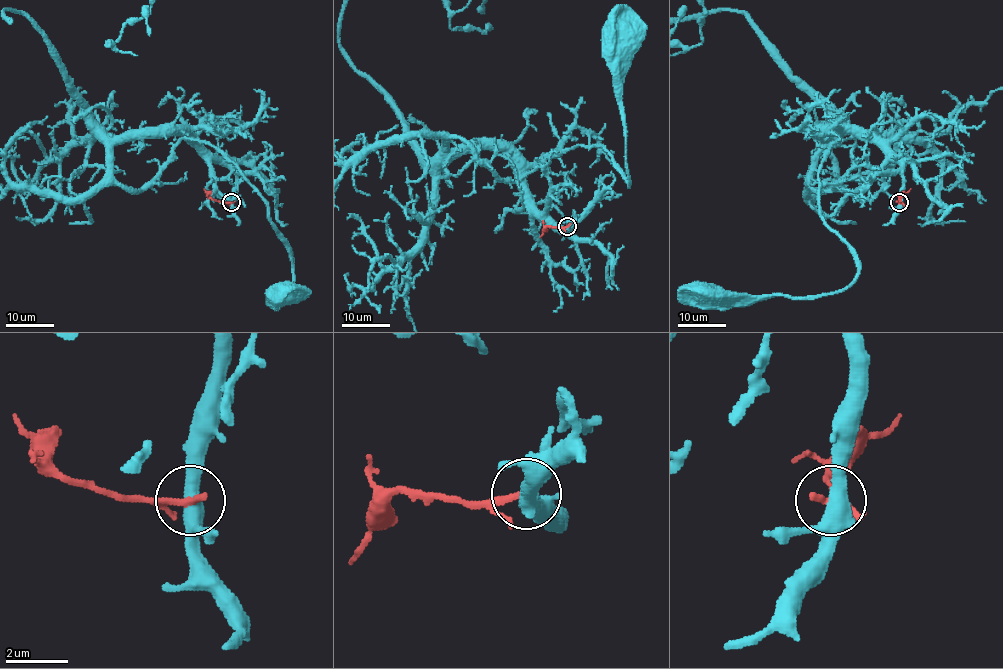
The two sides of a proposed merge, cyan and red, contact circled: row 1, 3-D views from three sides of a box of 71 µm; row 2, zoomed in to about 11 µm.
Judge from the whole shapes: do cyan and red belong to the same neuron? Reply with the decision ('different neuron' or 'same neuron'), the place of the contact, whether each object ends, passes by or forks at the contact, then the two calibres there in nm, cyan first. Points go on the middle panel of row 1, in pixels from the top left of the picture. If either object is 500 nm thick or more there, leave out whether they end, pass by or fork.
different neuron; place (567, 226); cyan forks; red ends; calibres 400 and 280 nm

